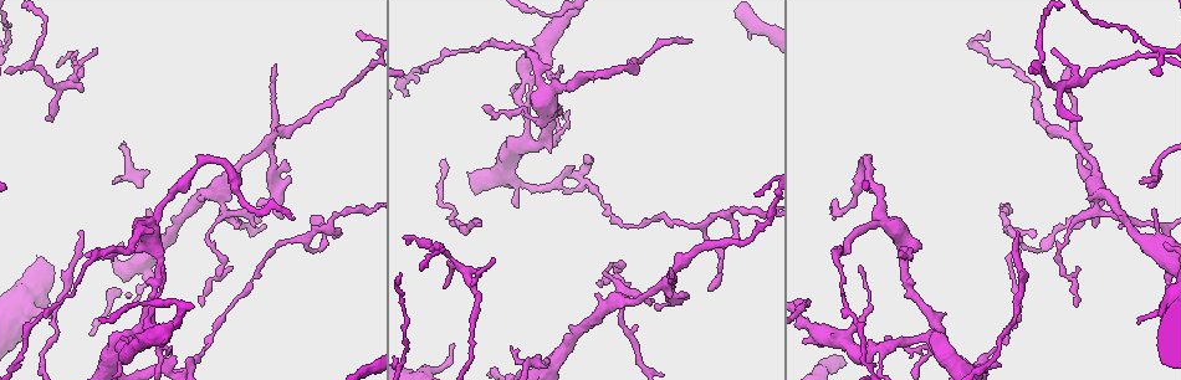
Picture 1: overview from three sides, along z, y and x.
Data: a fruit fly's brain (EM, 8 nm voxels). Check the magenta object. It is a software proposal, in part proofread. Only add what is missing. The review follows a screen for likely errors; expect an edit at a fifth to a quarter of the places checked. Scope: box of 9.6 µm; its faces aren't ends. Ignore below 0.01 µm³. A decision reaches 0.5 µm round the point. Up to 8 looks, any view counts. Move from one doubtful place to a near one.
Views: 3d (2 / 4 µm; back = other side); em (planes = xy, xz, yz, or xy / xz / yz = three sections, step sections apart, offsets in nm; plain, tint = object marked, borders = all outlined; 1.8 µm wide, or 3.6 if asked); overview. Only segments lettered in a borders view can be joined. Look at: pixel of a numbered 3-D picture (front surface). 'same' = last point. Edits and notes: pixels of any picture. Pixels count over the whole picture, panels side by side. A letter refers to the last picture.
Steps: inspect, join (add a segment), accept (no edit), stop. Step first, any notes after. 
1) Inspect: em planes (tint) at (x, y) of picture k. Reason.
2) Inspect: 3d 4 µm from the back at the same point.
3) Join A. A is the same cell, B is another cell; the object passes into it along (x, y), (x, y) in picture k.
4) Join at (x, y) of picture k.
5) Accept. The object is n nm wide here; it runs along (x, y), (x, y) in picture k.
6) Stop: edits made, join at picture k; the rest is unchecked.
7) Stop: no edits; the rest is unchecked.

Inspect: em planes (borders) at (515, 206) of picture 1. An open end.

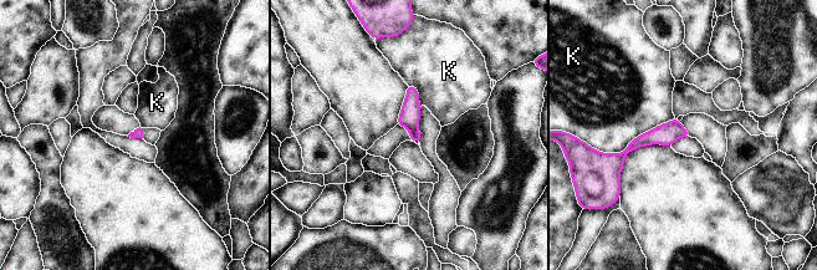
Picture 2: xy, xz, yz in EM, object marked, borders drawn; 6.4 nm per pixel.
Accept. K is another cell; it runs along (685, 134), (644, 138), (616, 156) in picture 2; no lettered segment goes on from it.

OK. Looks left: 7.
Inspect: em xz step 4 (tint) at (905, 348) of picture 1. Thin end.

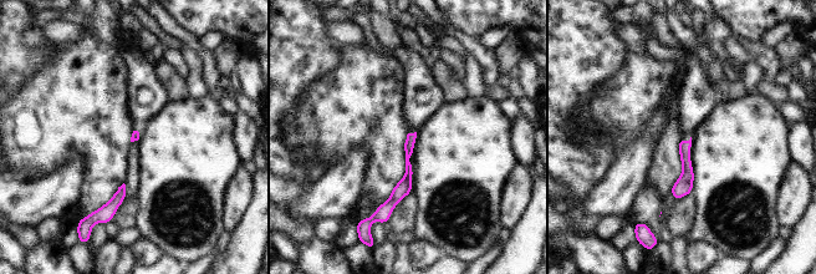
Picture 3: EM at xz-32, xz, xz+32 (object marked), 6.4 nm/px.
Inspect: em planes (borders) at the same point.

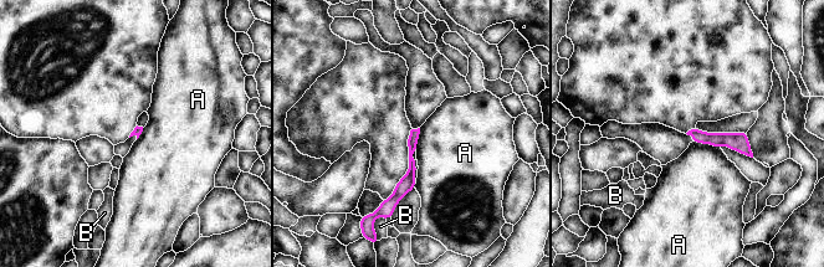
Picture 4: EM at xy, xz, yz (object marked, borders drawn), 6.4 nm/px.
Accept. A and B are other cells; it runs along (415, 132), (412, 171), (393, 205) in picture 4; no lettered segment goes on from it.

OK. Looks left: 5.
Inspect: 3d 2 µm at (1033, 237) of picture 1. Branch stops here.

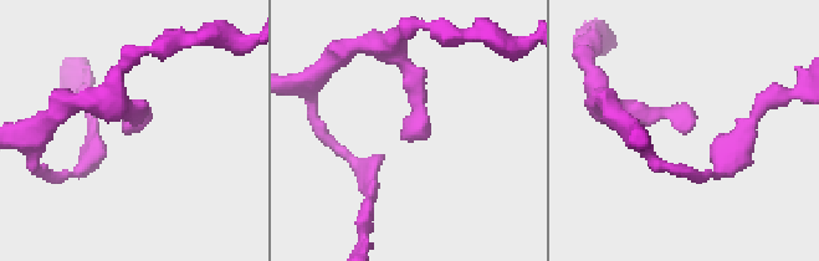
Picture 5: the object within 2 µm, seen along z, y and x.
Inspect: em yz step 4 (borders) at (686, 131) of picture 5. Need the tissue.

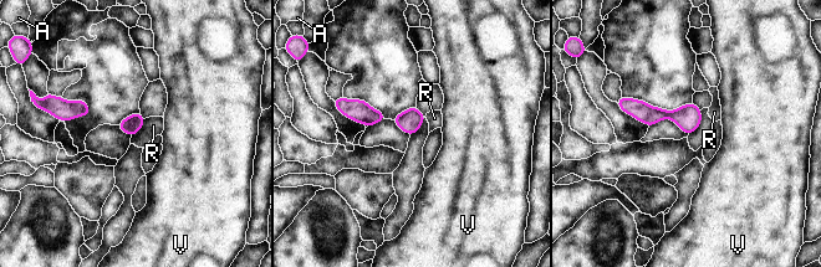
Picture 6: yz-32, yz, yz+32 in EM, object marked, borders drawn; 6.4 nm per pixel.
Accept. The object is 120 nm wide here; A, R and V are other cells; none of them fits.

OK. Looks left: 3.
Stop: no edits; the rest is unchecked.

